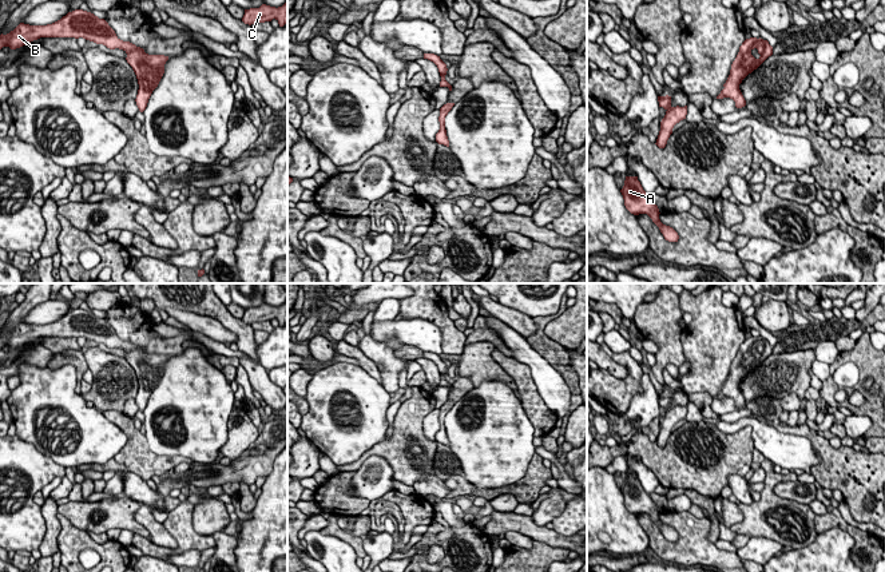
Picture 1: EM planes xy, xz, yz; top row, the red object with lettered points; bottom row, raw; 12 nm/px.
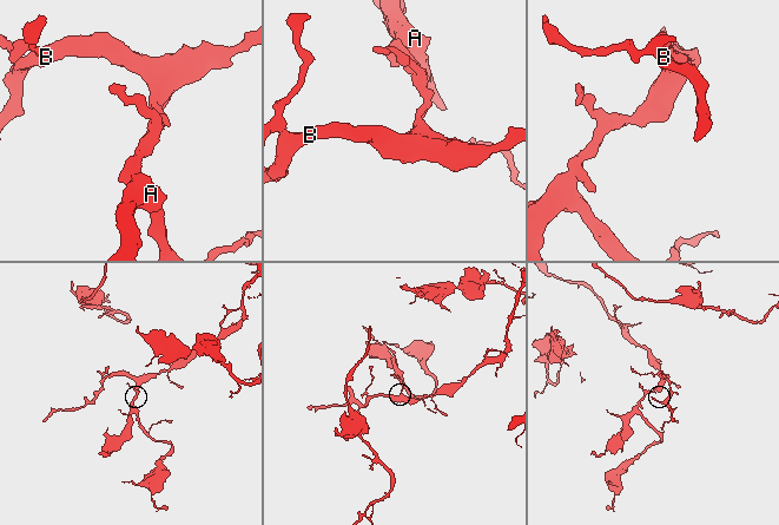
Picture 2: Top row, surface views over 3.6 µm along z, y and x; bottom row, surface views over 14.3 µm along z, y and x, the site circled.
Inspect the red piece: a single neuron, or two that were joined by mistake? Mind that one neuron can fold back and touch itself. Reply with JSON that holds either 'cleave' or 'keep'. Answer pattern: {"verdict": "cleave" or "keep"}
{"verdict": "keep"}

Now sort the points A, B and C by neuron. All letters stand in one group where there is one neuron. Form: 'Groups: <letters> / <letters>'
Groups: A B C

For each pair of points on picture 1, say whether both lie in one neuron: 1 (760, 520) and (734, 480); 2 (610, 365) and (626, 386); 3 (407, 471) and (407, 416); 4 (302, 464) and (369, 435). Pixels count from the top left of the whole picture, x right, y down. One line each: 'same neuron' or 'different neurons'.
1: different neurons
2: different neurons
3: same neuron
4: different neurons

